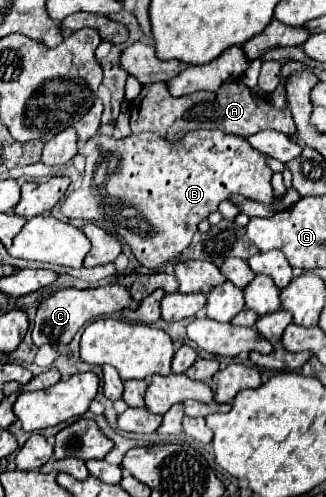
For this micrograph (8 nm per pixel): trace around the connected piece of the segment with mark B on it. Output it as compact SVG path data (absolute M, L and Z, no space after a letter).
M218 129L190 131L178 143L166 143L166 139L162 139L158 133L140 133L126 139L94 135L84 143L84 157L86 175L80 187L62 203L62 213L68 219L92 221L98 223L102 229L116 233L130 245L136 259L148 269L158 269L166 261L176 259L192 243L198 223L206 219L212 211L216 211L220 201L228 199L234 193L270 205L276 211L292 207L301 198L299 193L291 188L289 202L278 199L270 185L272 169L266 165L266 159L258 151L254 151L254 147L246 143L246 139L226 135Z

